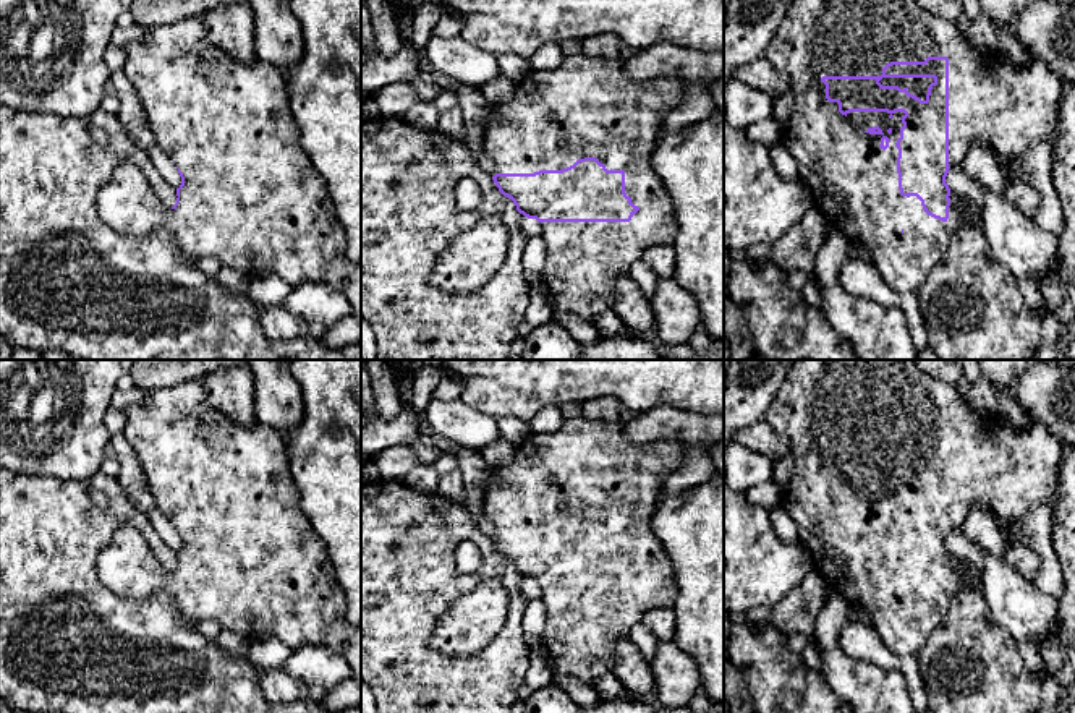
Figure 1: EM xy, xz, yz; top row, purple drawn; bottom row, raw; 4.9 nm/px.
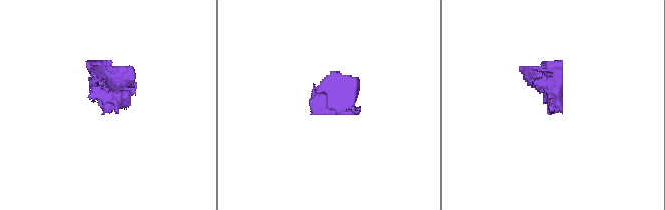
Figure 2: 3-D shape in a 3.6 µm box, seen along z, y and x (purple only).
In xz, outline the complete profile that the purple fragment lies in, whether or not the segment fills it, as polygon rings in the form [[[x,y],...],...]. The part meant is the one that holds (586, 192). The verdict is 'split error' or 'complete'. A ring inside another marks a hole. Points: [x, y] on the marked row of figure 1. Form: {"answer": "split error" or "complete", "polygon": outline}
{"answer": "split error", "polygon": [[[581,52],[563,57],[560,66],[555,70],[529,70],[516,84],[515,96],[510,102],[491,107],[484,112],[484,151],[495,162],[495,175],[492,177],[495,186],[504,196],[513,201],[520,214],[528,219],[536,219],[541,224],[547,261],[539,288],[546,292],[555,314],[575,314],[594,322],[597,316],[612,310],[614,284],[620,274],[627,274],[643,258],[648,248],[654,245],[673,245],[680,224],[661,177],[651,169],[651,160],[656,154],[661,128],[667,113],[682,102],[683,86],[683,81],[669,76],[636,81],[627,76],[622,62],[586,57]]]}

